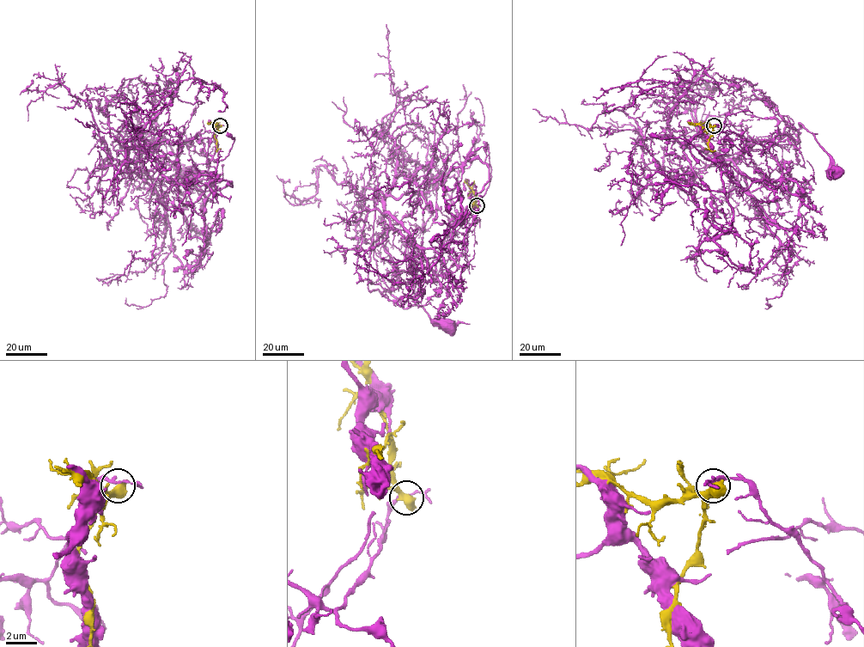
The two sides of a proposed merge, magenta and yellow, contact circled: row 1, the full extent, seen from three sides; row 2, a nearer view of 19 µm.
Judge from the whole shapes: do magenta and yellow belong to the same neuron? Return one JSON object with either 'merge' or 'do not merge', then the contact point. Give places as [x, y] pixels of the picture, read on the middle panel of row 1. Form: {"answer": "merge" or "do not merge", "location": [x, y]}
{"answer": "do not merge", "location": [477, 205]}

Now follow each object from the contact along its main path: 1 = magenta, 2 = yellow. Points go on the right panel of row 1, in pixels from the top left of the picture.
1: (714, 125), (731, 144), (715, 164), (732, 176), (700, 151), (796, 144), (800, 124), (816, 133), (835, 173)
2: (714, 125), (708, 147), (715, 150)

